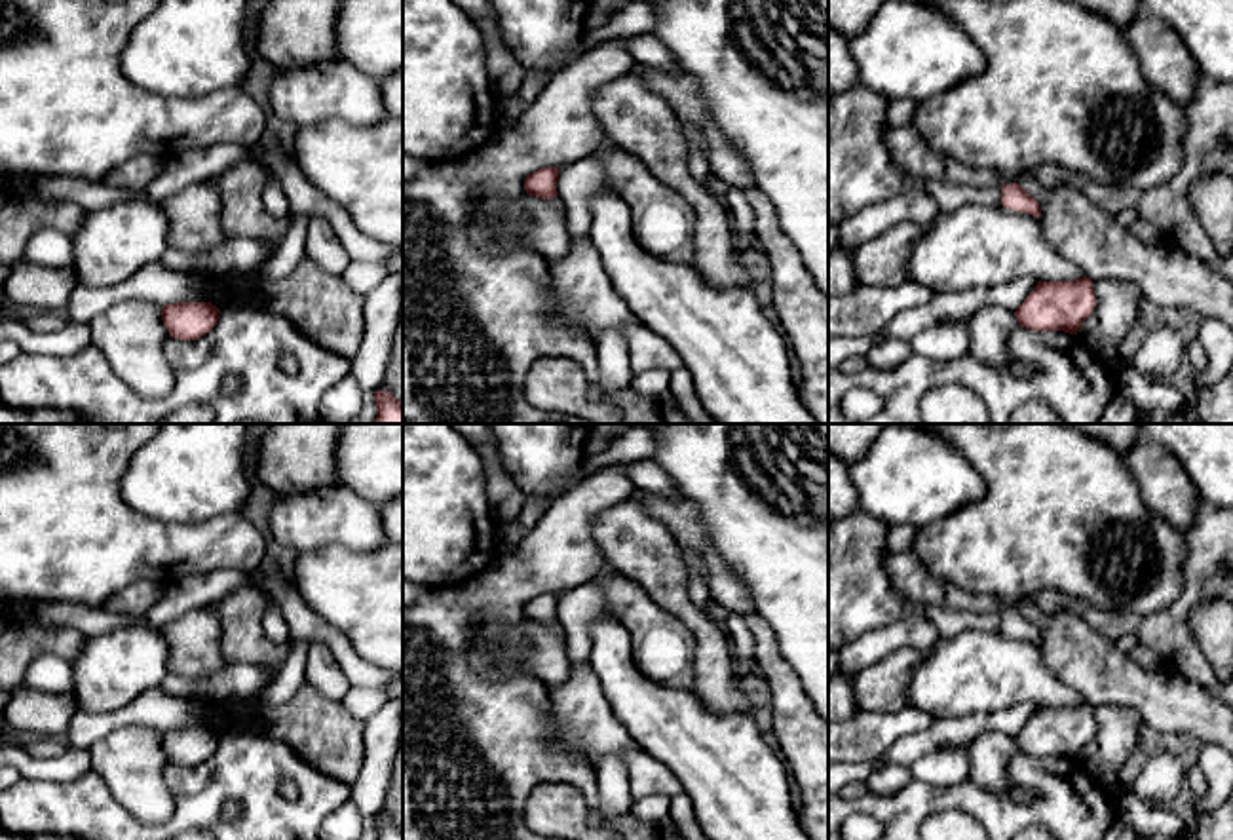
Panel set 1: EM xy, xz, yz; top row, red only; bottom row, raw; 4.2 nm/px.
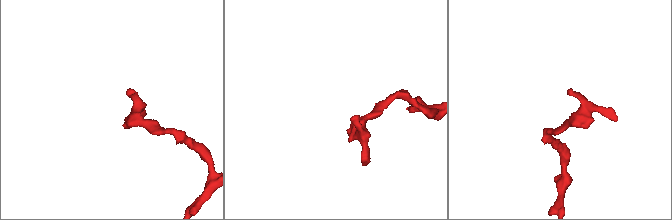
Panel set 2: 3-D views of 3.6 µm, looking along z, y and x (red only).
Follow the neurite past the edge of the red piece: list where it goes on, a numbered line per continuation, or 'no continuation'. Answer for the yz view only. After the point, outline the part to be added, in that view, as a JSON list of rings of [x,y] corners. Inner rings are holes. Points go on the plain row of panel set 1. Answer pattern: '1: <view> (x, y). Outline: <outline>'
1: yz (1061, 510). Outline: [[[920,424],[925,431],[950,441],[980,473],[986,492],[946,515],[918,528],[912,553],[921,566],[965,591],[990,595],[1011,610],[1020,599],[1054,589],[1104,610],[1151,614],[1172,604],[1184,589],[1184,528],[1146,509],[1140,488],[1121,454],[1075,428],[1064,424]]]

